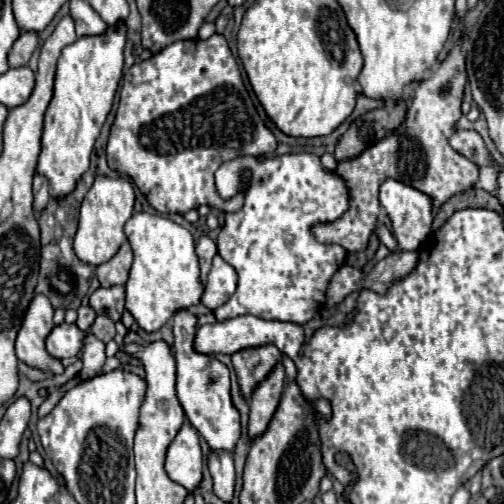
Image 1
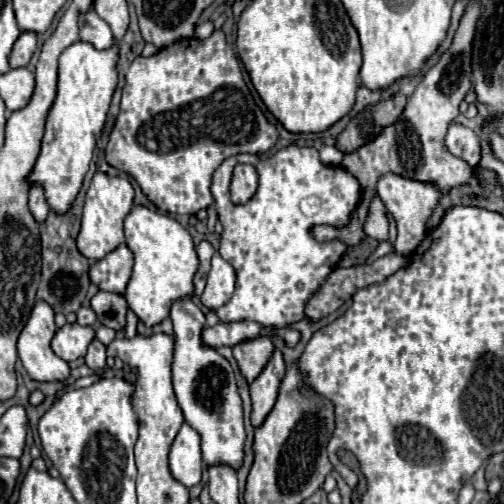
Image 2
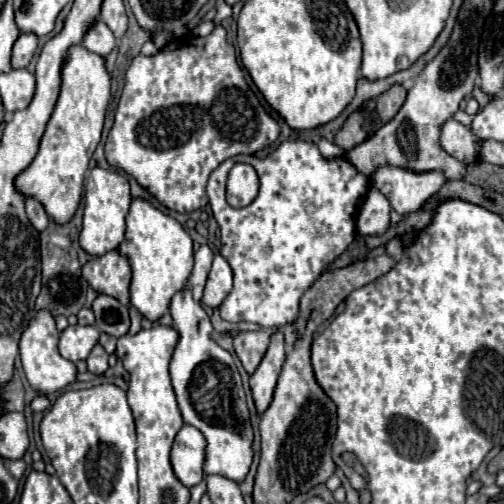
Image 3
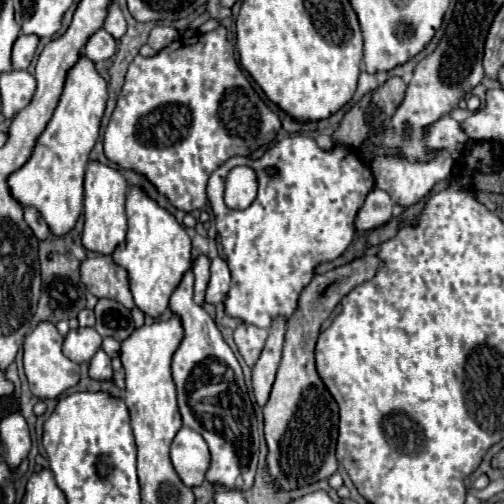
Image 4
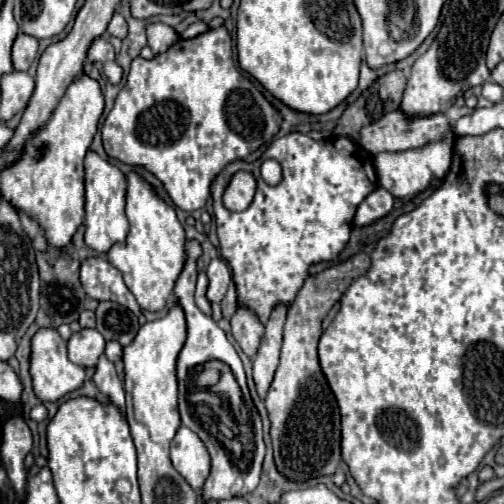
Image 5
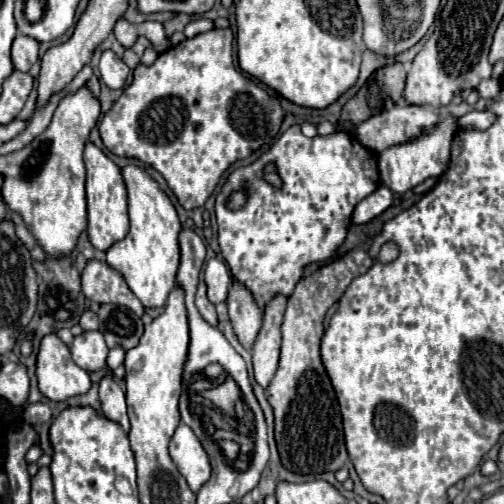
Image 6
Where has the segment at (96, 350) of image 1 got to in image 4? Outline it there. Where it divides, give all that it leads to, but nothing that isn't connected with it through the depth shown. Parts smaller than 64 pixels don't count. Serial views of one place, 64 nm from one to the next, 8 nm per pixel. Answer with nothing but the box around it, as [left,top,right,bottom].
[90,350,114,382]

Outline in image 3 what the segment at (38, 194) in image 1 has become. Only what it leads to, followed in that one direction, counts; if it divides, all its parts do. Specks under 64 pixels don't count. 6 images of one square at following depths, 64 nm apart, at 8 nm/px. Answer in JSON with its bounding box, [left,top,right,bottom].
[26,200,50,232]

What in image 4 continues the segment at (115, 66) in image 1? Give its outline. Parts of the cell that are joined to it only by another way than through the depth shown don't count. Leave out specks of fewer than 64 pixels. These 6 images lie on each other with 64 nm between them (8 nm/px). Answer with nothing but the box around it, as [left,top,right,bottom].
[8,56,108,236]

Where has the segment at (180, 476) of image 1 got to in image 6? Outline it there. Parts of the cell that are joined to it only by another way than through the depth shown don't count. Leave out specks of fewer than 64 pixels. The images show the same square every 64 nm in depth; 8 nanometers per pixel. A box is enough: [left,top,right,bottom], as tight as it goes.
[170,424,210,492]

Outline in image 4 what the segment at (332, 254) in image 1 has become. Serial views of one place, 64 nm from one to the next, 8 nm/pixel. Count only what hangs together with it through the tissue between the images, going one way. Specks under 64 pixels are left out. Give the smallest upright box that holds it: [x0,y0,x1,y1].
[208,136,374,328]

